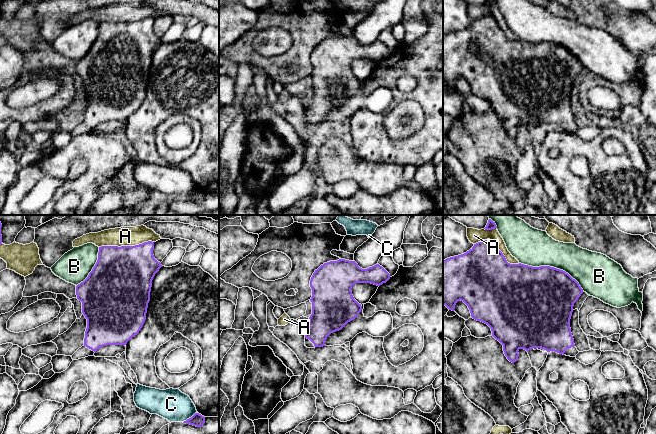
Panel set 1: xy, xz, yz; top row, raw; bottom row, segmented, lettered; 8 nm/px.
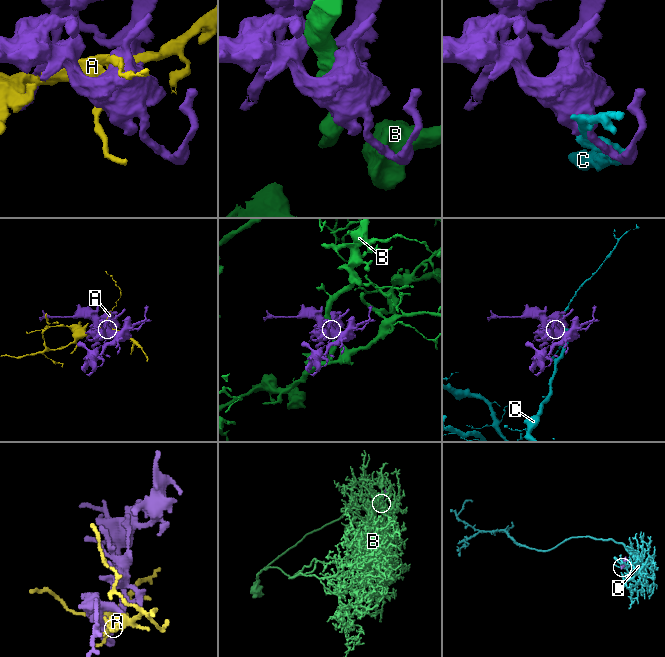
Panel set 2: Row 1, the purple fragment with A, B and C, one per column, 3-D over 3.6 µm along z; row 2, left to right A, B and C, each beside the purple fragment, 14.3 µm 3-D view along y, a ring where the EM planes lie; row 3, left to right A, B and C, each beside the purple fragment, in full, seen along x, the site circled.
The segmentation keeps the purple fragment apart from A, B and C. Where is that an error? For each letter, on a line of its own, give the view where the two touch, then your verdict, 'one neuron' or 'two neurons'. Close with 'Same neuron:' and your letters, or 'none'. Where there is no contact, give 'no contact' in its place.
A: meets purple in xy; two neurons
B: meets purple in yz; two neurons
C: meets purple in xy; two neurons
Same neuron: none

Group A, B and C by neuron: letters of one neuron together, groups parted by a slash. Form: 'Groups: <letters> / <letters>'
Groups: A / B / C

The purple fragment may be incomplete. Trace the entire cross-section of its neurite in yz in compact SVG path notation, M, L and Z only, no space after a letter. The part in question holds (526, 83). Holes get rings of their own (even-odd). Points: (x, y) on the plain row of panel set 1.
M490 15L474 20L464 30L443 37L443 81L454 87L456 79L463 77L473 95L491 104L492 112L503 121L504 130L512 139L518 136L520 125L528 128L533 124L541 124L547 128L554 127L576 133L579 127L574 120L570 95L574 79L582 69L579 59L563 46L550 42L532 43L508 39L495 18Z

